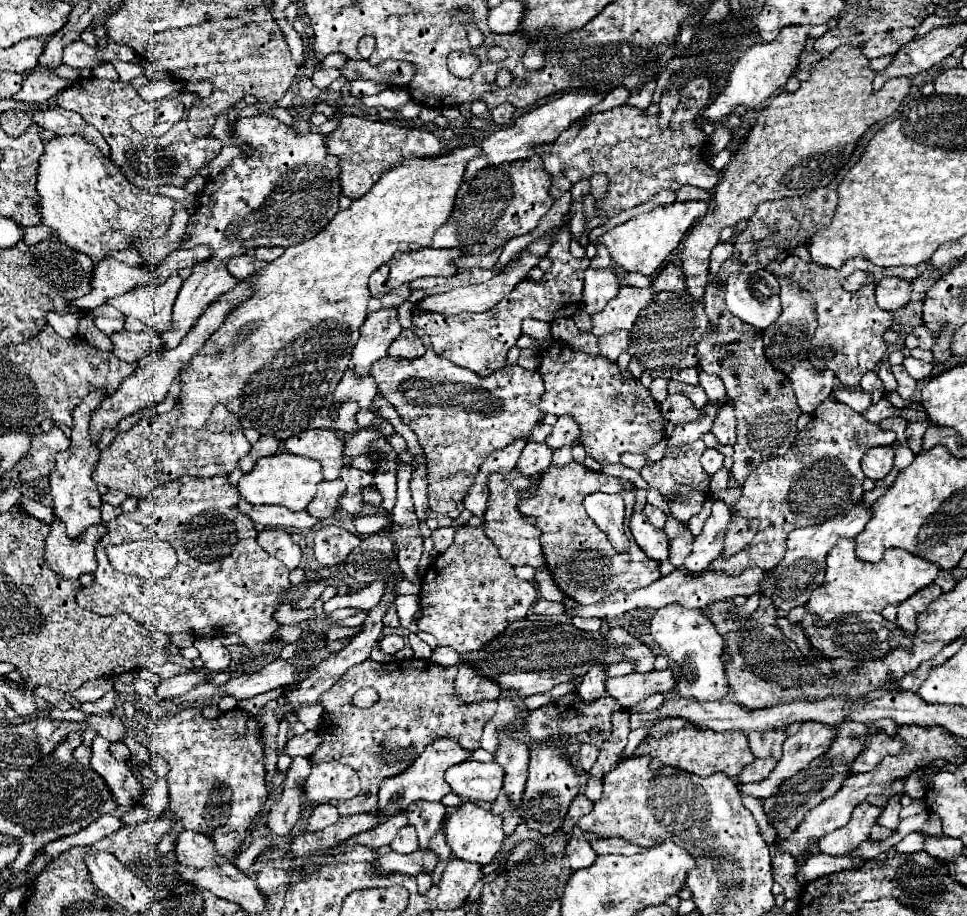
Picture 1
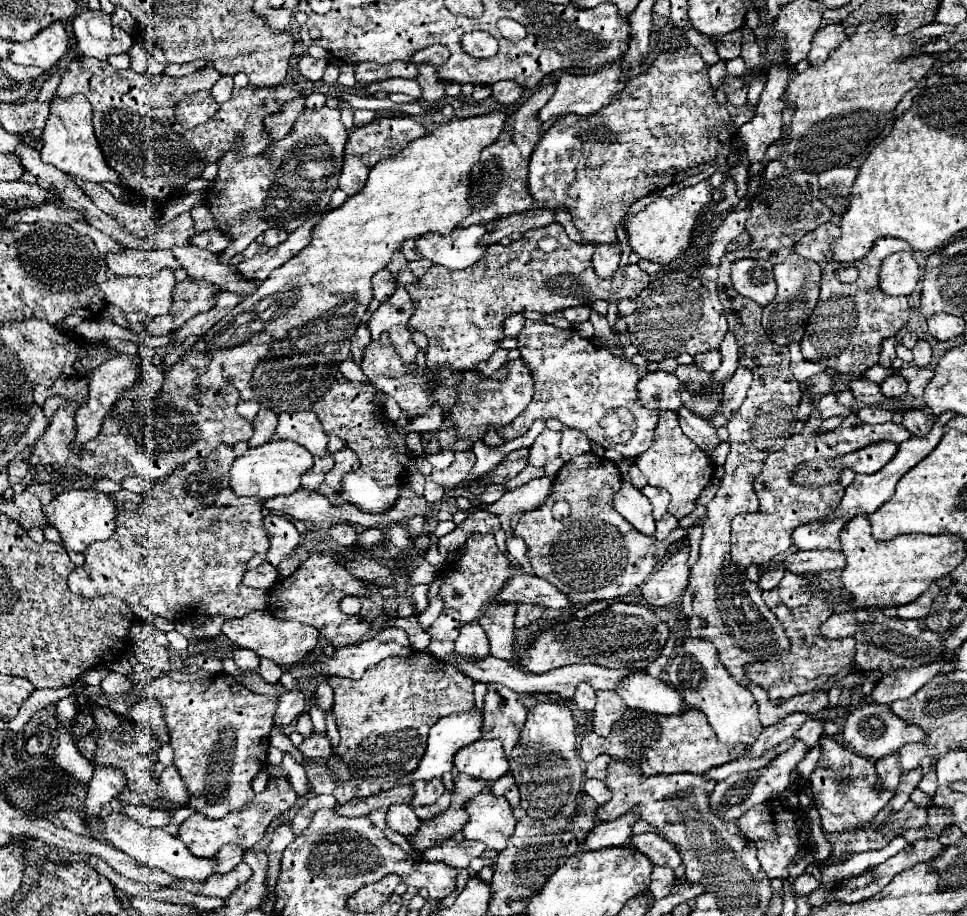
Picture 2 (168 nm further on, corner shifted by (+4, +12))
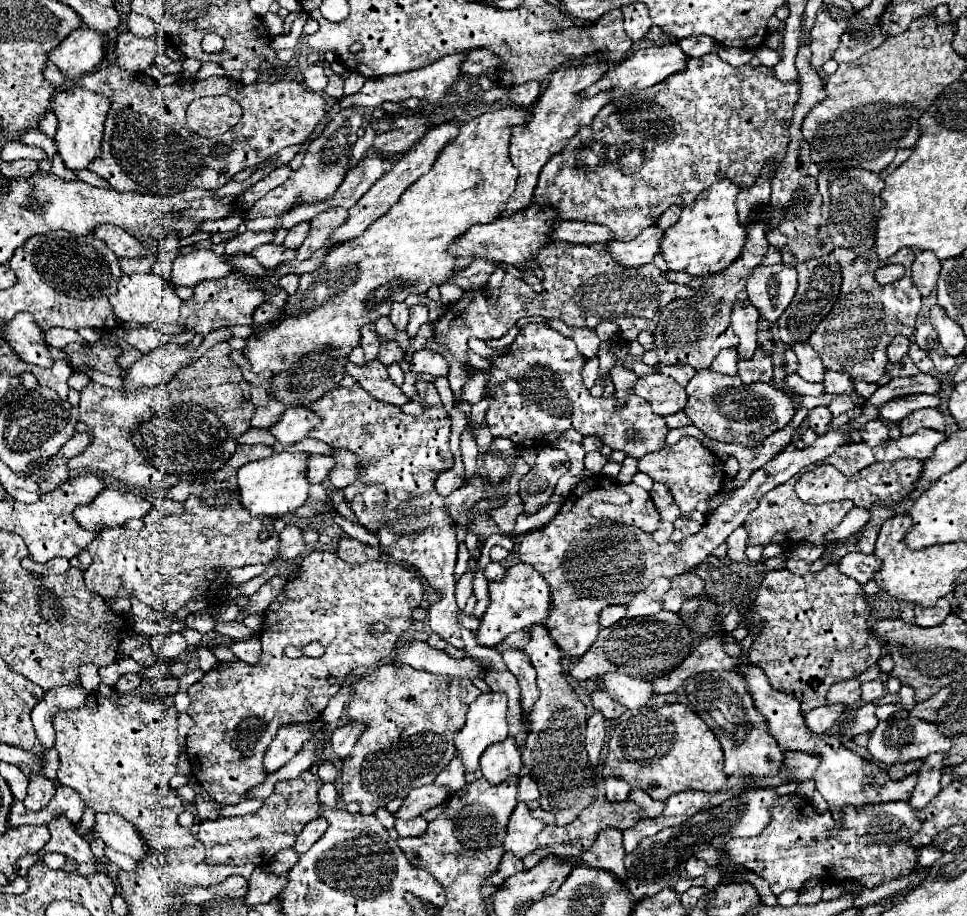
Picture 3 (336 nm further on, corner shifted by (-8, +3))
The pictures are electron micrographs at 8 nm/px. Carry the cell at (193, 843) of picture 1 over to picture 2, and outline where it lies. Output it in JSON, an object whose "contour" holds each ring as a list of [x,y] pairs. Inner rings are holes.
{"contour":[[[276,774],[268,778],[268,786],[262,794],[256,794],[242,810],[236,812],[228,812],[224,818],[214,820],[214,818],[206,818],[202,814],[192,814],[188,820],[184,820],[178,828],[178,838],[188,846],[188,850],[194,856],[200,858],[214,858],[216,852],[224,846],[224,844],[236,844],[244,850],[250,850],[256,842],[262,840],[266,828],[270,826],[270,822],[280,816],[282,812],[290,810],[296,804],[296,792],[292,790],[292,784],[288,782],[286,776]]]}

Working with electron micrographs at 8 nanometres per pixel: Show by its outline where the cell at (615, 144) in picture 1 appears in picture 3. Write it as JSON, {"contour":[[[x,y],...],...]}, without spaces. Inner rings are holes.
{"contour":[[[708,53],[708,55],[702,55],[702,57],[690,57],[684,71],[670,75],[668,79],[660,81],[652,89],[634,93],[630,97],[620,97],[616,101],[610,101],[606,107],[602,107],[598,111],[598,115],[594,117],[594,121],[588,127],[580,129],[576,133],[576,137],[566,145],[566,149],[552,155],[550,161],[542,167],[540,177],[538,177],[538,185],[534,189],[534,201],[548,207],[548,209],[552,209],[556,219],[576,219],[576,221],[586,221],[586,223],[598,223],[598,225],[608,227],[610,233],[614,235],[614,239],[632,241],[646,227],[654,225],[658,221],[658,217],[670,205],[686,207],[704,189],[708,189],[710,185],[714,185],[718,181],[728,179],[728,181],[736,181],[736,185],[742,187],[742,189],[752,187],[756,183],[756,179],[760,177],[760,171],[762,171],[764,163],[768,159],[782,159],[784,153],[786,153],[788,127],[790,127],[790,121],[792,121],[792,115],[794,115],[794,105],[798,101],[798,93],[800,93],[800,85],[798,83],[784,83],[784,81],[776,79],[772,67],[764,67],[764,65],[758,65],[758,67],[752,67],[752,65],[732,67],[732,65],[724,63],[716,53]]]}

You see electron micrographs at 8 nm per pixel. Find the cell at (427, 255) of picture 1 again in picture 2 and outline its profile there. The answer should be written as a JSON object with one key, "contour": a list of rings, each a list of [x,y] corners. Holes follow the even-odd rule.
{"contour":[[[470,226],[470,228],[456,228],[448,236],[440,234],[424,234],[416,240],[416,250],[440,264],[444,268],[468,268],[476,260],[480,260],[486,252],[486,244],[482,244],[482,236],[486,234],[486,226]]]}

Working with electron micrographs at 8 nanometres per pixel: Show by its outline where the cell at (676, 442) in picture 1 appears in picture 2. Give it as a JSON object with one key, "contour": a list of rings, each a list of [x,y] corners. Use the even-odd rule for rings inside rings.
{"contour":[[[726,332],[718,350],[722,354],[722,366],[714,372],[714,382],[726,384],[728,376],[732,376],[738,368],[738,344],[736,344],[736,338],[732,332]]]}

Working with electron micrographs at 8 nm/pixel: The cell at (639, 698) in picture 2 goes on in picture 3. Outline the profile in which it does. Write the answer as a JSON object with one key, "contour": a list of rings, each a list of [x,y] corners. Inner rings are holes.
{"contour":[[[608,673],[602,677],[606,691],[614,701],[628,709],[646,707],[656,693],[652,693],[652,683],[644,679],[634,679],[622,673]]]}

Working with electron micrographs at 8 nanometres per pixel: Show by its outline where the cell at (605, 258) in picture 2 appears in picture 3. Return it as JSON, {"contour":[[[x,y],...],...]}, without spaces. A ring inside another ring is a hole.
{"contour":[[[648,227],[644,229],[636,239],[624,243],[624,241],[606,241],[602,243],[604,249],[612,255],[616,265],[624,269],[634,269],[640,265],[646,265],[652,261],[652,257],[660,251],[660,239],[662,239],[660,227]]]}

